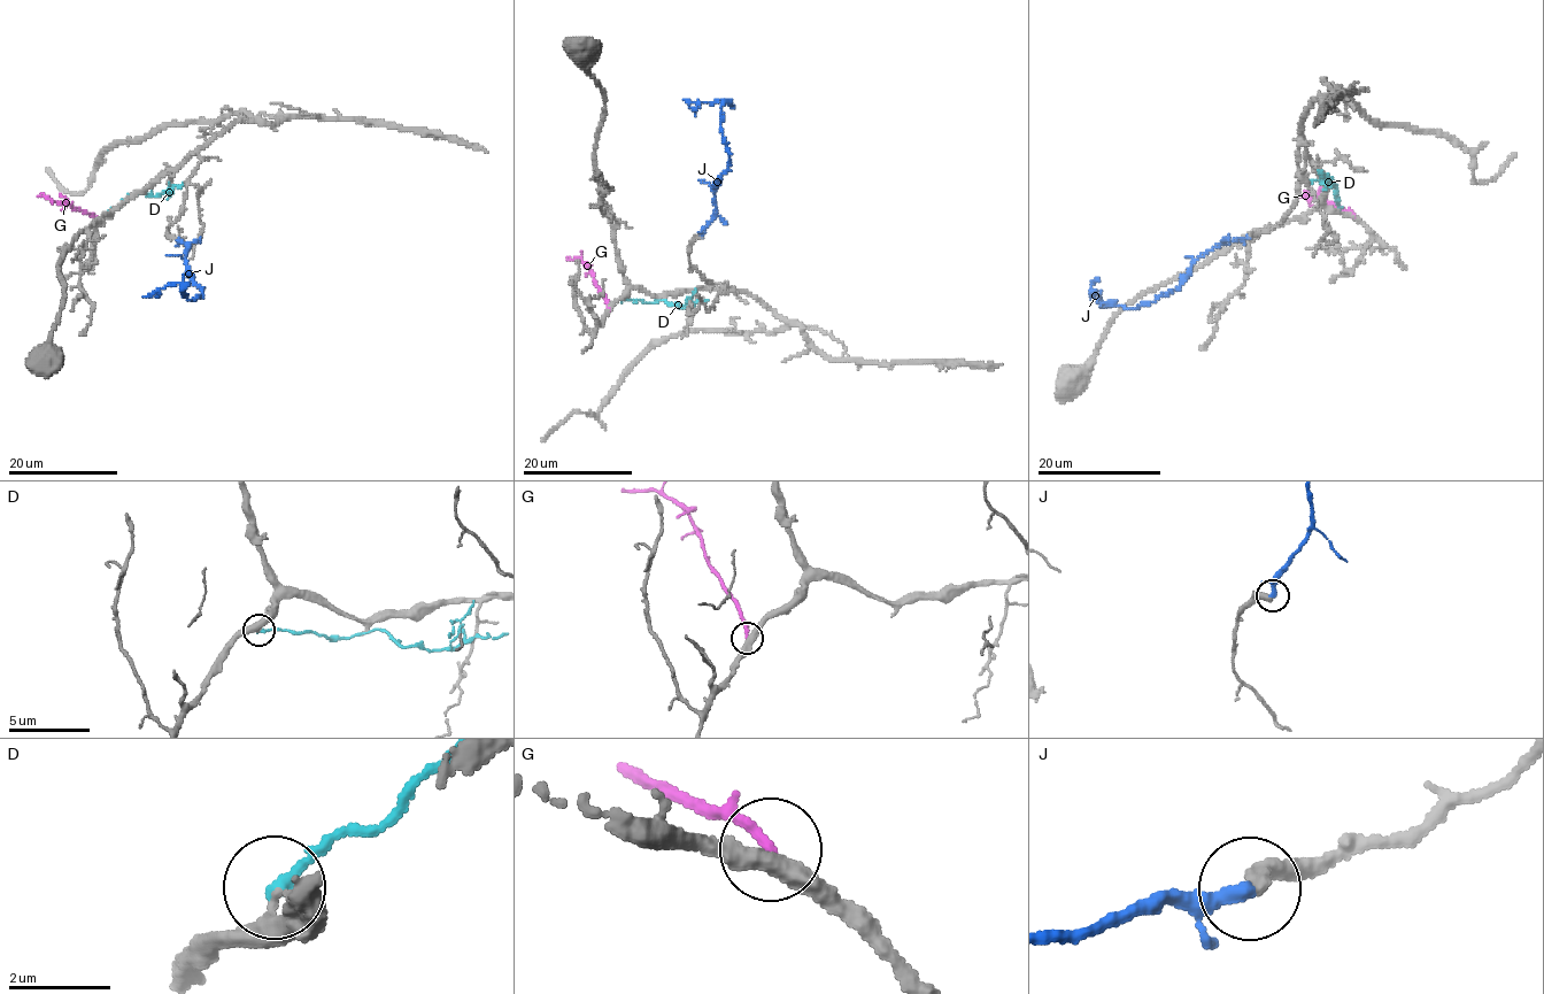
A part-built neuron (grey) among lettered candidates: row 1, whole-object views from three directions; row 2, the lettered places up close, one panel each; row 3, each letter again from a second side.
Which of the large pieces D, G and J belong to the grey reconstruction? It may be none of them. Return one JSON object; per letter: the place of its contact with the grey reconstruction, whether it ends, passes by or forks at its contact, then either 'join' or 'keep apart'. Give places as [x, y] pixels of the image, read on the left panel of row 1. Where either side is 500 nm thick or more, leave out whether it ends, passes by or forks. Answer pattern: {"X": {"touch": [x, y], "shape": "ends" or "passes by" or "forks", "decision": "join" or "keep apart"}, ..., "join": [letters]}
{"D": {"touch": [107, 213], "shape": "ends", "decision": "keep apart"}, "G": {"touch": [95, 220], "shape": "ends", "decision": "join"}, "J": {"touch": [179, 239], "shape": "ends", "decision": "join"}, "join": ["G", "J"]}

